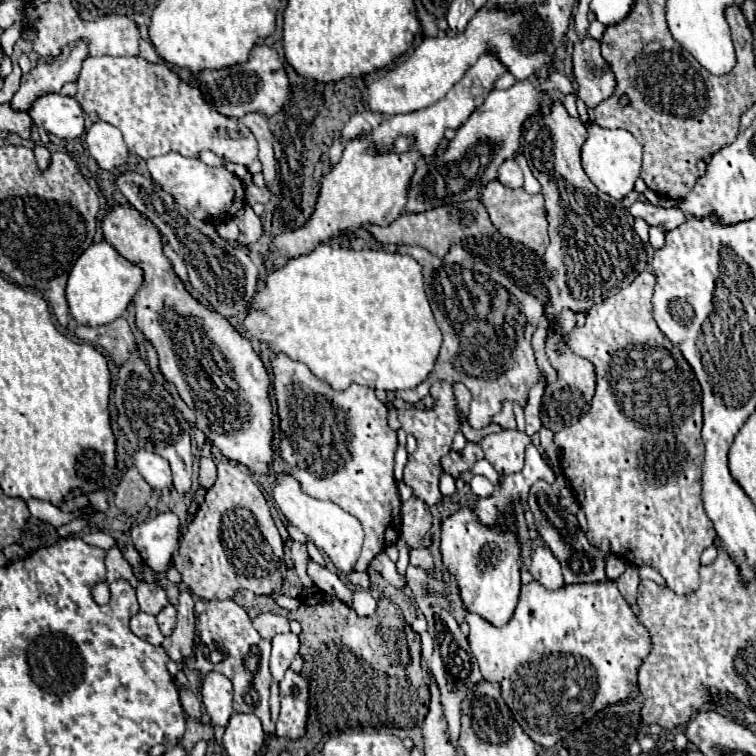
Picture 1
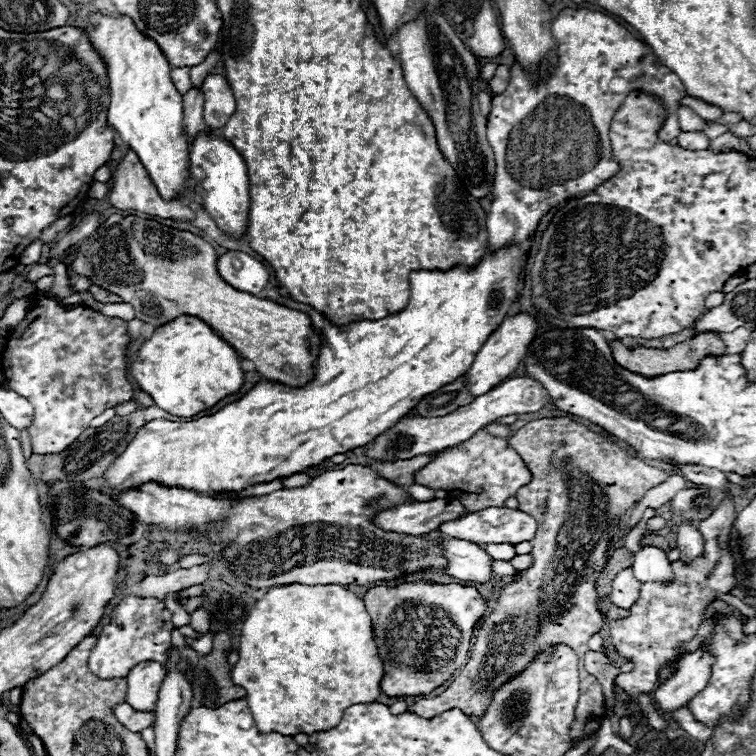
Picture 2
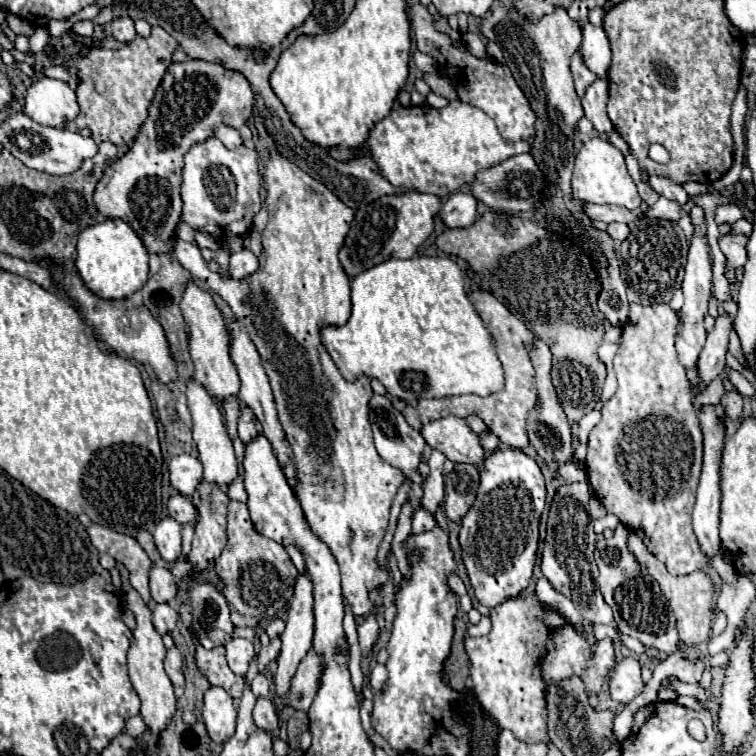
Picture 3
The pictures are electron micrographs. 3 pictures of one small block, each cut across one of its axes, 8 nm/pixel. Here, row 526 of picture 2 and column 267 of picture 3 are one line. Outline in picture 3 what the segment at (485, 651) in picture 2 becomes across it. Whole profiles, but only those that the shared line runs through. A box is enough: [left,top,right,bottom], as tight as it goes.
[214,502,298,628]

